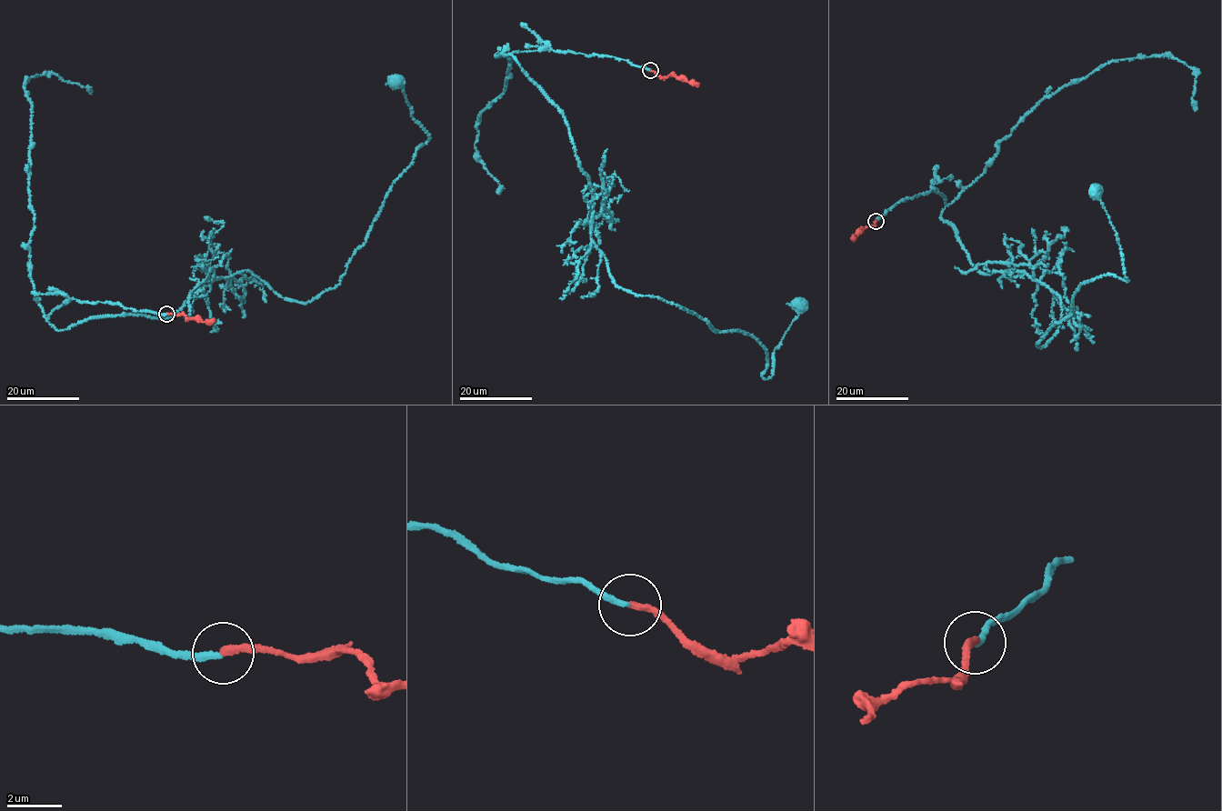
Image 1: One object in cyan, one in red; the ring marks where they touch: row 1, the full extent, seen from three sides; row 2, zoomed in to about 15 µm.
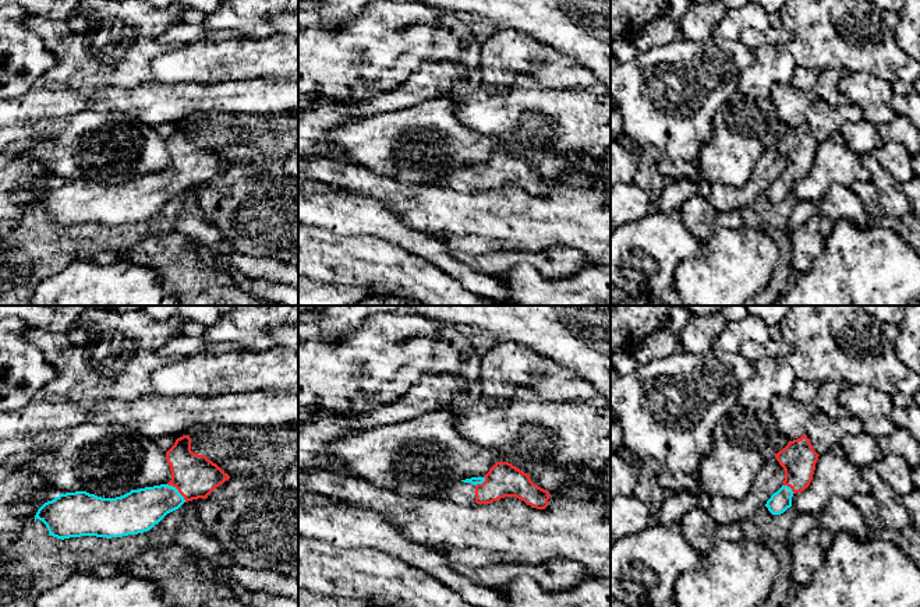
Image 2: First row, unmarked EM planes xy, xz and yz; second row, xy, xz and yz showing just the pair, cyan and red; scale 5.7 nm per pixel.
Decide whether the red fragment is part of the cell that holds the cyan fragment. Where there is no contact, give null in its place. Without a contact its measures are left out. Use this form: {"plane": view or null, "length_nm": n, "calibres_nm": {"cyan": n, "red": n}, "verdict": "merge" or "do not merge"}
{"plane": "xy", "length_nm": 160, "calibres_nm": {"cyan": 240, "red": 240}, "verdict": "merge"}

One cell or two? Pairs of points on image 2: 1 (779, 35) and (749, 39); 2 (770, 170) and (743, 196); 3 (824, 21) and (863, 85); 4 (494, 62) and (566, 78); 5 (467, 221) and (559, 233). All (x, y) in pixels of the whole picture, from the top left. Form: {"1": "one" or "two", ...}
{"1": "one", "2": "one", "3": "two", "4": "one", "5": "one"}

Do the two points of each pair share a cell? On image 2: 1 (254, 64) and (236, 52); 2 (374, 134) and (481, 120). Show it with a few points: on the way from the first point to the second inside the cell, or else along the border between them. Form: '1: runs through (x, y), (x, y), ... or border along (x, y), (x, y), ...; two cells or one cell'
1: runs through (250, 60), (240, 56); one cell
2: border along (443, 96), (450, 101), (462, 123), (492, 136); two cells

